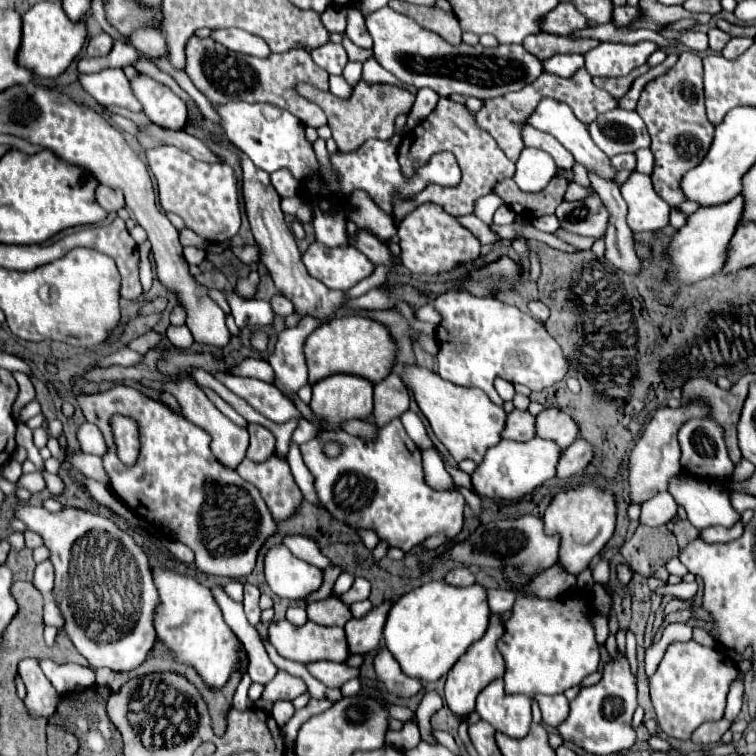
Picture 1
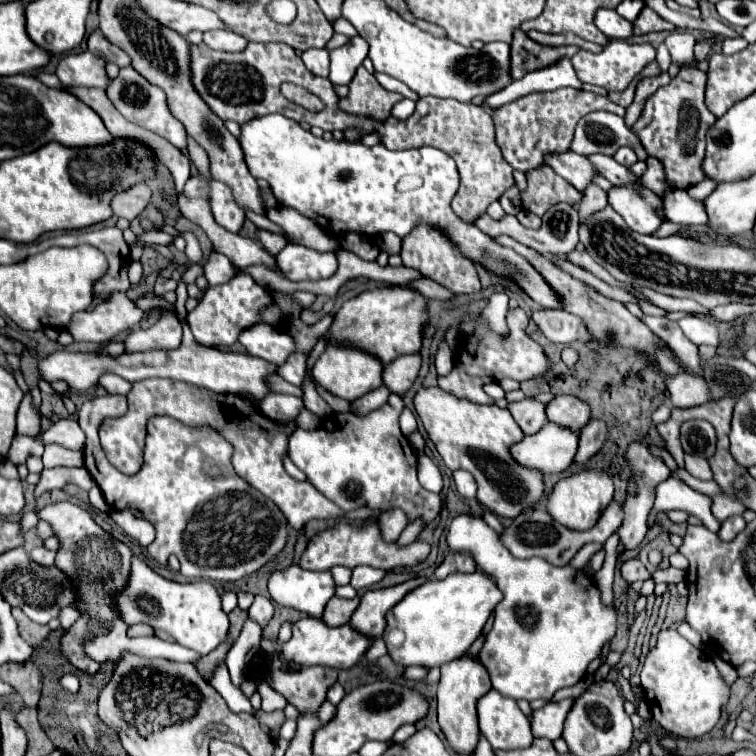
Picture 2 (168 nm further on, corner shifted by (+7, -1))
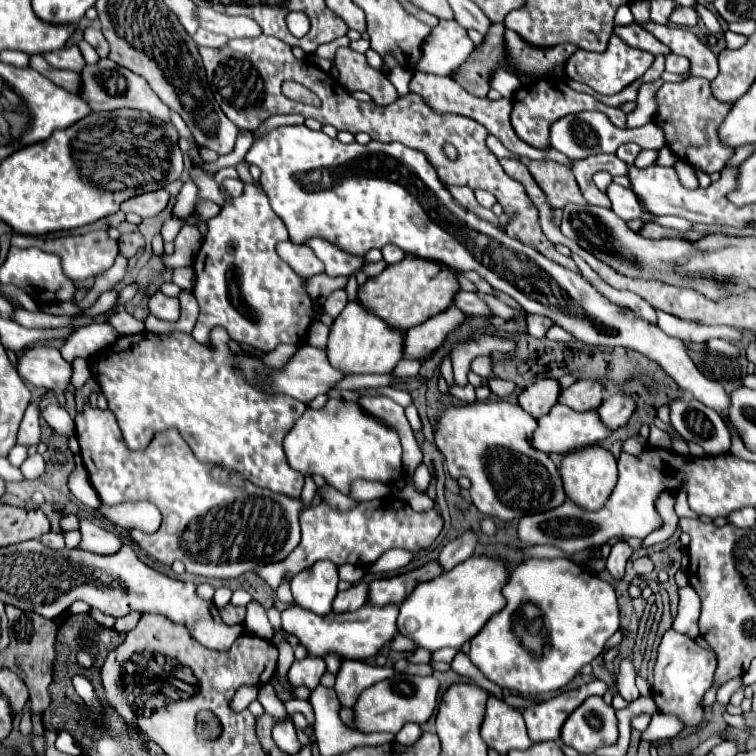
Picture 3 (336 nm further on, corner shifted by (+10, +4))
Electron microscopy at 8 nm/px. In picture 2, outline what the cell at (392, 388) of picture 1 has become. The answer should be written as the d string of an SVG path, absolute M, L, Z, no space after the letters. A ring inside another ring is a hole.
M413 352L413 354L403 354L399 358L395 358L395 362L387 364L385 372L383 372L383 382L385 386L391 388L391 392L401 394L405 390L409 390L419 374L421 368L421 352Z

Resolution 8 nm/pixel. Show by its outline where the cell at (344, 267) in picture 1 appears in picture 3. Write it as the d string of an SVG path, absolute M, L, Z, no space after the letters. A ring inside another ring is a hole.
M284 241L284 243L276 245L276 251L292 267L292 271L304 279L318 275L318 273L324 273L324 263L312 253L312 249L308 249L304 245Z

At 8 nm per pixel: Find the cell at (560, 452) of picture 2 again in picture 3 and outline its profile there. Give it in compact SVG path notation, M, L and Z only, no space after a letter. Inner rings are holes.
M554 405L544 417L538 419L538 427L536 427L534 437L532 437L532 447L534 447L536 451L546 453L546 455L552 455L552 453L566 455L566 453L578 451L578 449L582 449L582 447L594 445L594 443L606 439L608 435L610 435L610 431L600 423L600 417L596 415L596 411L576 413L576 411L572 411L570 407Z

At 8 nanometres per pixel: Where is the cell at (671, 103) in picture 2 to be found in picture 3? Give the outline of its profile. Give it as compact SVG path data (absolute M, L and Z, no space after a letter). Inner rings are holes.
M688 77L680 83L664 83L656 91L656 105L658 111L654 123L664 131L666 147L676 157L708 175L720 171L724 163L732 157L734 151L728 151L728 147L720 147L720 143L716 143L716 127L724 121L724 115L730 111L732 105L718 103L718 99L714 99L708 79Z

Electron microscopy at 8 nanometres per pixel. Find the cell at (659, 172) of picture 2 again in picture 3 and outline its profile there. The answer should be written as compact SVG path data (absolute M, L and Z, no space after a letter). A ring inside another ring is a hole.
M662 147L658 151L658 157L656 157L656 165L664 165L664 167L672 167L674 163L678 161L678 157L668 149L668 147Z

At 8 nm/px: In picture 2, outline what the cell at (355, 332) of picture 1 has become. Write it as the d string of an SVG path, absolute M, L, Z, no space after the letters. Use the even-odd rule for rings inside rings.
M387 286L361 292L357 298L343 304L331 324L331 342L367 348L383 364L389 364L401 354L419 352L425 326L429 324L427 298L411 286Z

